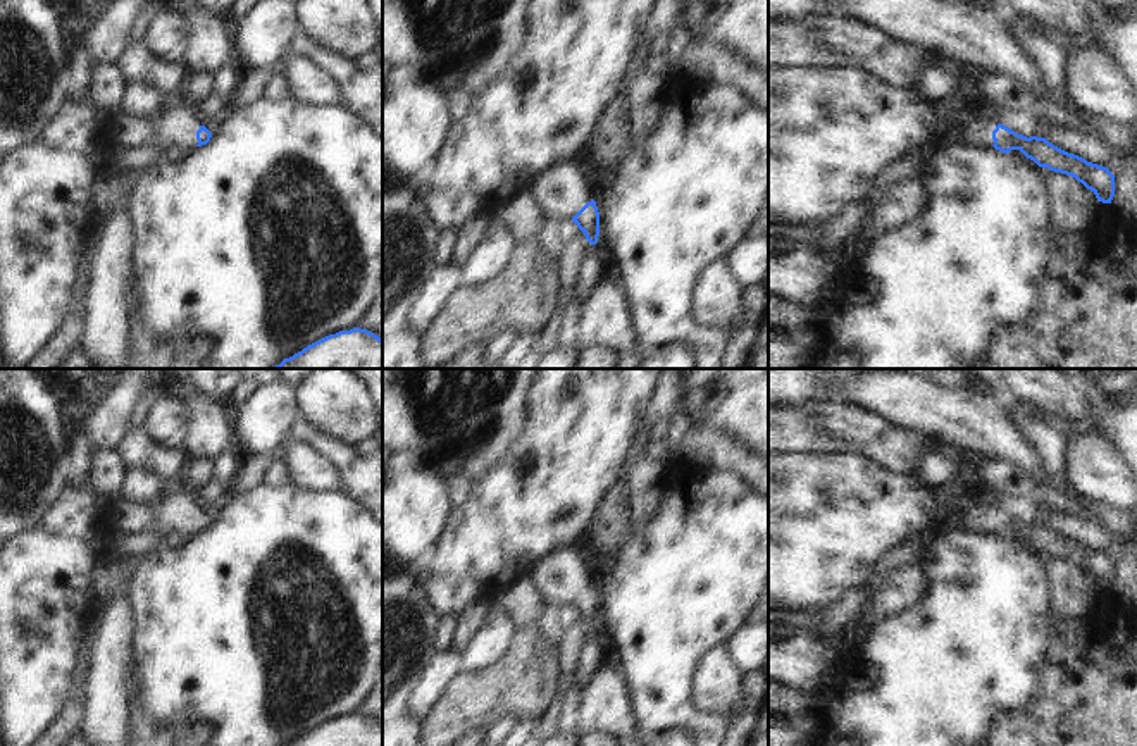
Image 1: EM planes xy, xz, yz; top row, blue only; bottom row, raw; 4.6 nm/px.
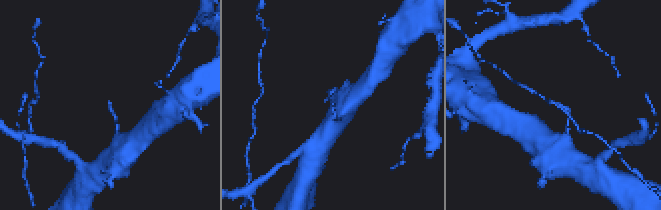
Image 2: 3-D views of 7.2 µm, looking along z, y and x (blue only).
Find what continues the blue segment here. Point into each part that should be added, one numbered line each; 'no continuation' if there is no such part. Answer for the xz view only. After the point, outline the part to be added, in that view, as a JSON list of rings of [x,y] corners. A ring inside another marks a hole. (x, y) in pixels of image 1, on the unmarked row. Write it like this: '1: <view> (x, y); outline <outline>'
1: xz (560, 578); outline [[[586,543],[546,553],[531,567],[529,577],[548,606],[572,606],[594,579]]]

